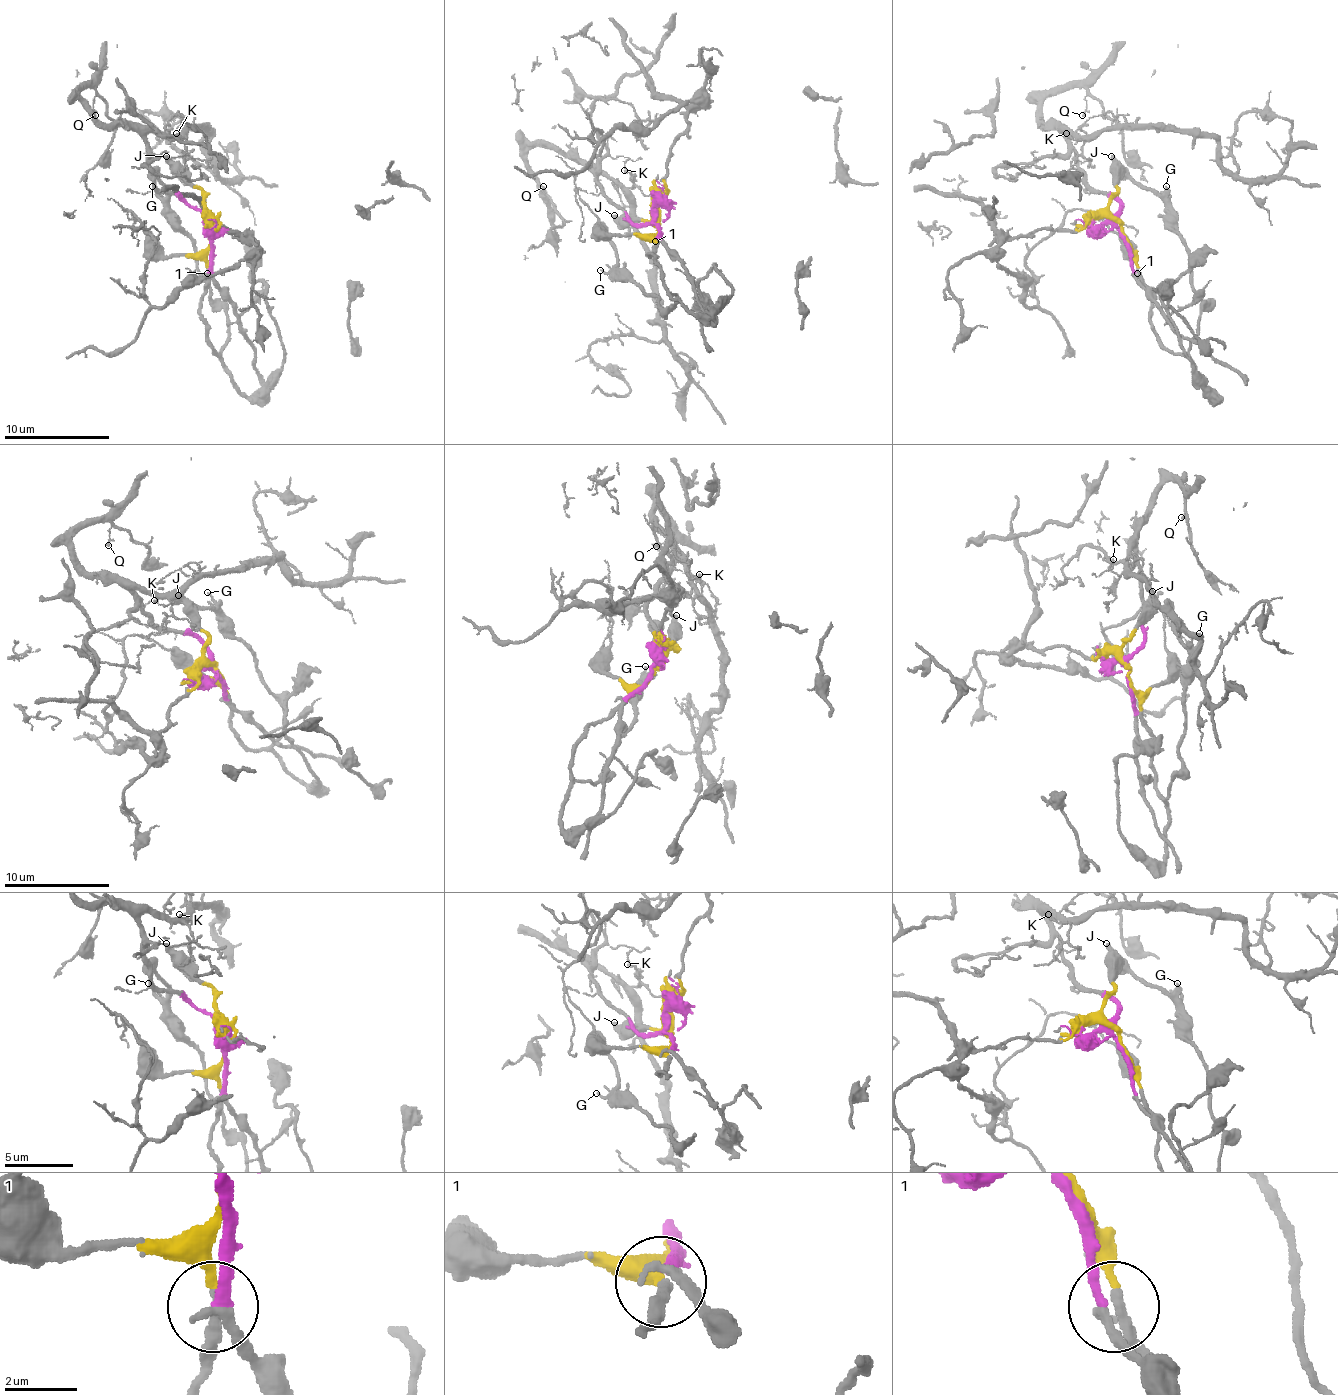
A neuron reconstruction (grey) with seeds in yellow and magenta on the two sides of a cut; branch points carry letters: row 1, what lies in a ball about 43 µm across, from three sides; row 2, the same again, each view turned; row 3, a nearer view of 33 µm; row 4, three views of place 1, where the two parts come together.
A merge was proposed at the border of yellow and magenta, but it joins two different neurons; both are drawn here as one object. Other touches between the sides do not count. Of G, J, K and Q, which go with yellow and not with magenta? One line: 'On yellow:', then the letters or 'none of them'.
On yellow: G, J

